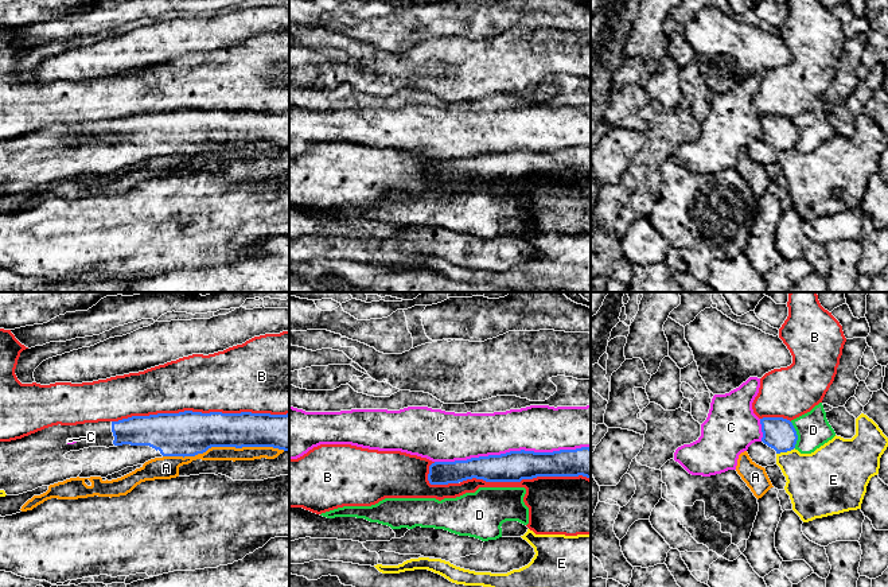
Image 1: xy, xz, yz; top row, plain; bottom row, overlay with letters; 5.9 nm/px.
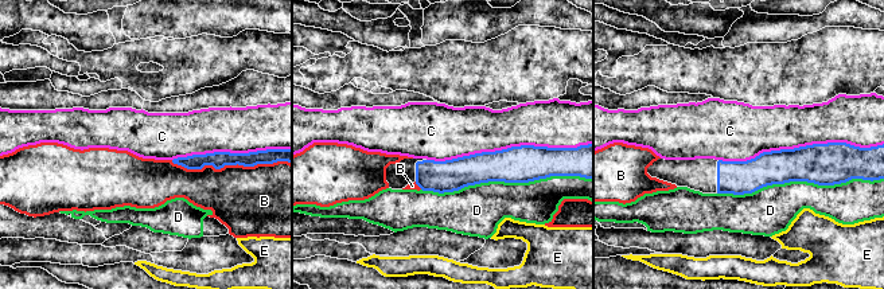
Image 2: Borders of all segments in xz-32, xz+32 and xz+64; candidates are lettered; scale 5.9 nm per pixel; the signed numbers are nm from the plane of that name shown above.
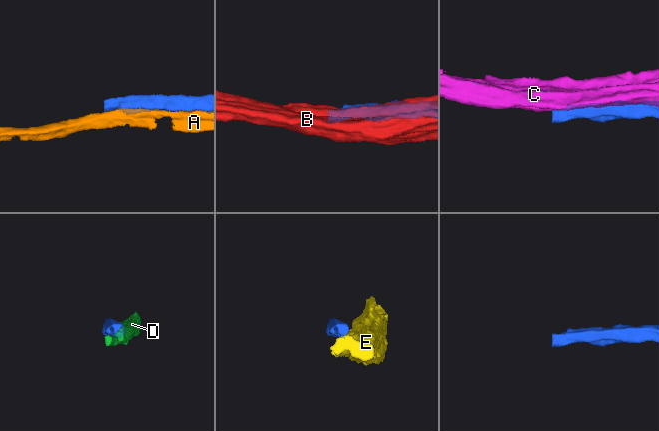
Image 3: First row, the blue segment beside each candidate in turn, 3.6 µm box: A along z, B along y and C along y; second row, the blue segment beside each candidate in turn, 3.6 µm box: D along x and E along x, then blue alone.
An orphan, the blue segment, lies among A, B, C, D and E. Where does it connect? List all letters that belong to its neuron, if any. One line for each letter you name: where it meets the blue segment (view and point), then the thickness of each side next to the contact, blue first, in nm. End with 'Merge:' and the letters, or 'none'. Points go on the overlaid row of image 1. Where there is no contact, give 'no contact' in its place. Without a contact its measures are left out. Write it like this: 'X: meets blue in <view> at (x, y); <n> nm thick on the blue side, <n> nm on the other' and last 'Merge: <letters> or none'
Merge: none

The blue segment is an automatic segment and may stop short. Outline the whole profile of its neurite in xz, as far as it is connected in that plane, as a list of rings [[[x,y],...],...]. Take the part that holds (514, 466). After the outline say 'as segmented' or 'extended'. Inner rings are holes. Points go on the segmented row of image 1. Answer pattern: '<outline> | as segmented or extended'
[[[591,448],[553,452],[510,451],[455,462],[435,462],[429,466],[431,485],[459,483],[467,479],[486,482],[521,482],[537,477],[587,477],[591,479]]] | as segmented

